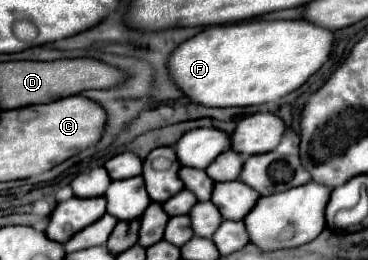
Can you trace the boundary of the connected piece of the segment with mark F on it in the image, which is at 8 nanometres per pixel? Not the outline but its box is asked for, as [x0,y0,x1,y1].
[167,20,333,106]

